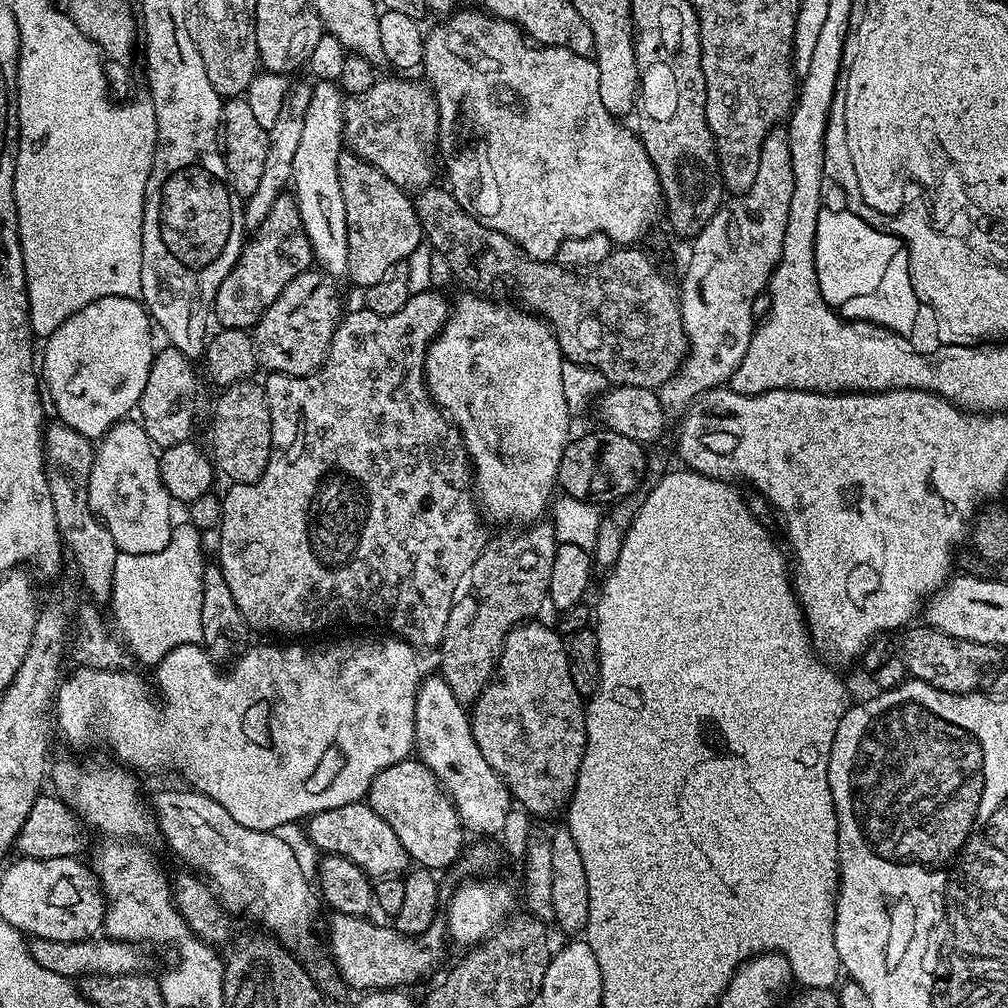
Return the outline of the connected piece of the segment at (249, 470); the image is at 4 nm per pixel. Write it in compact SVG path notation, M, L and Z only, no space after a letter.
M241 382L228 384L225 392L216 400L216 409L212 412L212 444L216 449L211 449L210 456L215 467L224 476L229 476L229 481L238 484L252 484L264 472L268 455L272 449L272 419L268 409L268 400L264 396L263 387L259 383Z

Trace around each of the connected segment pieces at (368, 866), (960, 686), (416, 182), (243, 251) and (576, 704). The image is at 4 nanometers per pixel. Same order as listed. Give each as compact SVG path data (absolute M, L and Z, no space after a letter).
M366 802L316 812L307 817L306 833L321 853L350 858L369 877L400 876L409 871L410 857L402 842L398 842L398 834Z
M912 626L903 633L904 645L899 645L900 657L904 660L907 675L913 680L921 680L938 690L946 690L950 694L966 694L975 692L981 686L980 675L984 668L996 664L1000 660L1001 649L991 644L971 644L969 640L959 640L947 636L937 628Z
M377 79L365 93L344 101L344 139L347 151L382 170L394 186L409 194L433 187L438 168L440 119L431 88L423 79Z
M281 194L274 202L266 222L251 233L250 239L240 249L236 265L226 274L214 305L214 320L220 328L251 329L262 318L262 314L282 290L300 272L313 267L310 238L302 226L302 218L296 209L295 199L291 195Z
M525 622L510 629L496 659L492 679L476 697L470 708L470 721L474 742L482 750L482 758L508 788L511 799L516 800L532 816L552 816L567 809L576 788L578 770L586 750L585 701L574 690L570 679L570 666L564 649L565 637L540 622Z

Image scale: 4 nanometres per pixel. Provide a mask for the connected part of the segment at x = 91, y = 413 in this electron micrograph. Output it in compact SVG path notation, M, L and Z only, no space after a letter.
M107 296L106 298L98 298L94 302L90 302L90 306L82 306L82 310L78 310L78 314L70 314L70 318L66 318L66 322L62 322L62 326L58 326L58 330L54 330L54 334L50 334L47 338L43 341L44 344L44 376L42 372L42 384L43 387L46 389L46 396L47 399L50 401L52 399L52 404L56 407L56 412L58 415L59 423L65 424L66 426L70 426L75 432L78 434L82 434L83 436L89 438L102 438L105 434L108 433L108 429L112 427L113 424L116 423L117 420L125 419L129 415L128 412L137 407L140 402L140 395L142 394L142 390L146 390L146 378L150 374L150 366L152 365L152 358L154 355L154 347L152 348L152 332L154 333L153 325L150 323L150 317L148 314L148 309L144 307L143 303L139 299L131 300L130 298L126 298L125 296Z

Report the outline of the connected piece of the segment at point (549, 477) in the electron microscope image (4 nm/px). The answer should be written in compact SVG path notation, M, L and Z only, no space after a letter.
M465 291L463 295L457 300L451 301L448 320L445 322L444 328L424 354L424 383L428 385L428 395L431 396L433 404L455 424L460 432L460 437L464 439L464 449L467 450L468 459L474 469L474 495L483 515L487 519L489 516L490 519L497 520L500 524L506 523L507 520L513 520L516 523L513 525L527 526L537 521L543 510L545 513L557 491L558 466L564 453L564 447L570 439L568 427L574 423L573 415L568 412L565 391L562 390L562 368L566 357L560 350L560 343L556 341L556 333L548 327L541 317L527 310L521 310L519 307L516 309L511 308L508 304L495 304L494 301L488 300L492 298L484 294Z

